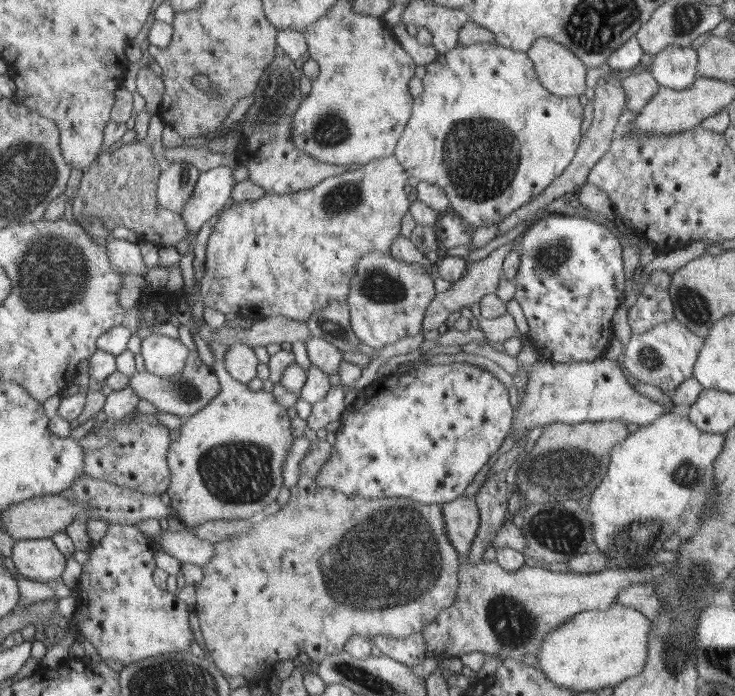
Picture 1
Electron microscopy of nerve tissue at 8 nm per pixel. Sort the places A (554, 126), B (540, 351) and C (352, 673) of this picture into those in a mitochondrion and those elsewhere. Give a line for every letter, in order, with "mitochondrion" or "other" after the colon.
A: other
B: other
C: mitochondrion

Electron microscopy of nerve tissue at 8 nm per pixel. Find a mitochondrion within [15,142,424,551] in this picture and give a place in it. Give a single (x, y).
(236, 474)

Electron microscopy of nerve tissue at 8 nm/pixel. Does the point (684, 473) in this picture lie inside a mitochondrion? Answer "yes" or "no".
yes

